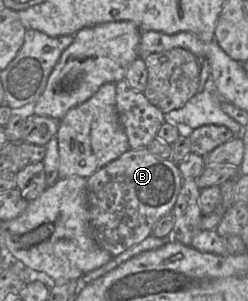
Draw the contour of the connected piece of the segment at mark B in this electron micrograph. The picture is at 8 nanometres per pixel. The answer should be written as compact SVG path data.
M129 148L117 159L87 178L92 234L112 256L147 238L156 222L172 211L182 187L178 165L162 159L147 148Z

